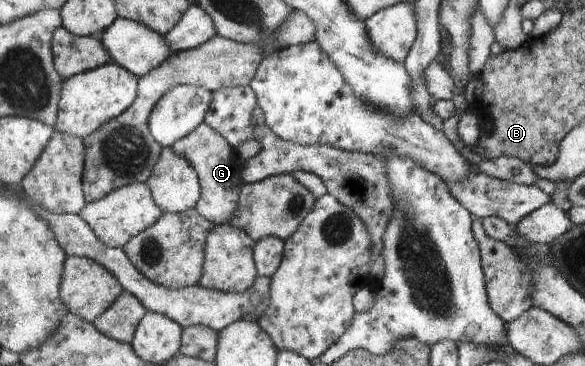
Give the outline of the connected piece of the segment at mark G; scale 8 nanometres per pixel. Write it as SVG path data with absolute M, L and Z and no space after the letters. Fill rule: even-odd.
M203 122L194 132L177 141L171 147L183 156L196 170L202 184L202 196L195 209L216 226L230 224L239 211L242 187L243 160L235 155L234 147L222 133Z

